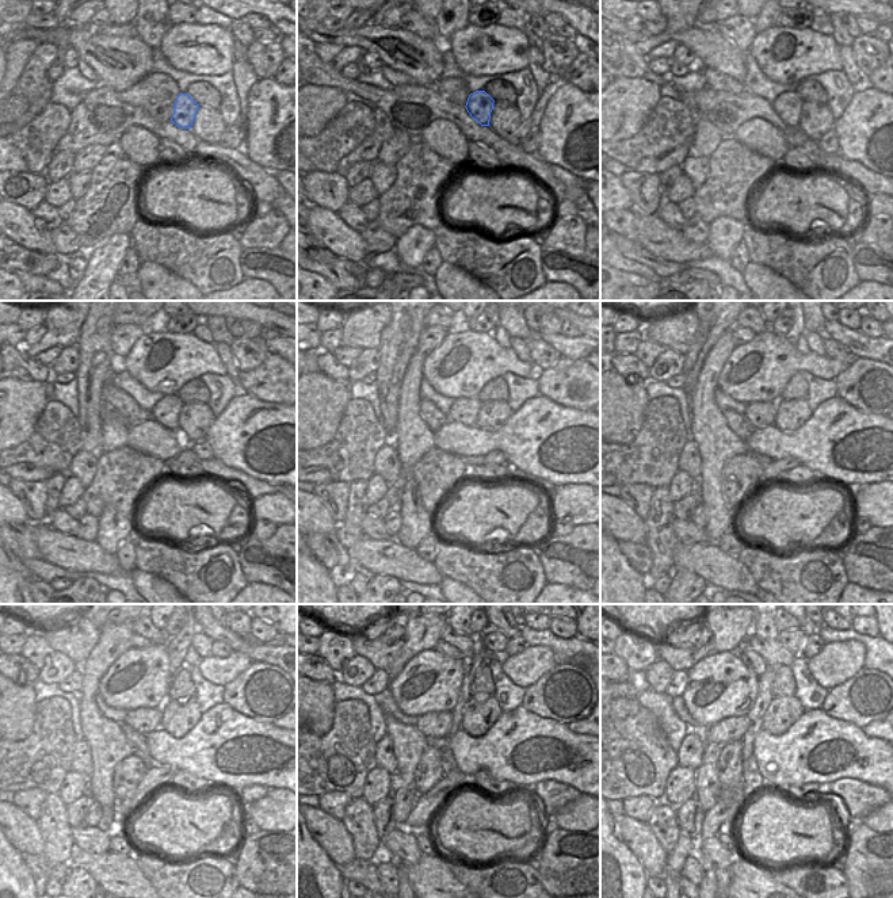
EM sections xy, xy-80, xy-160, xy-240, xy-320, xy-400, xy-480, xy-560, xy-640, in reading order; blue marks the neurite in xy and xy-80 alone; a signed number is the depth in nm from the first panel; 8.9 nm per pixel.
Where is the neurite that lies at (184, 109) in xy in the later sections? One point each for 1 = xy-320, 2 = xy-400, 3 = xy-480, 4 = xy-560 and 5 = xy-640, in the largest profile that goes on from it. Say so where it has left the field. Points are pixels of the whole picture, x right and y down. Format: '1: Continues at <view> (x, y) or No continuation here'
1: Continues at xy-320 (465, 411)
2: Continues at xy-400 (760, 415)
3: Continues at xy-480 (144, 719)
4: Continues at xy-560 (434, 725)
5: Continues at xy-640 (731, 729).

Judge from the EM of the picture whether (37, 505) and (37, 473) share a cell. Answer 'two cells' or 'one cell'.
two cells

